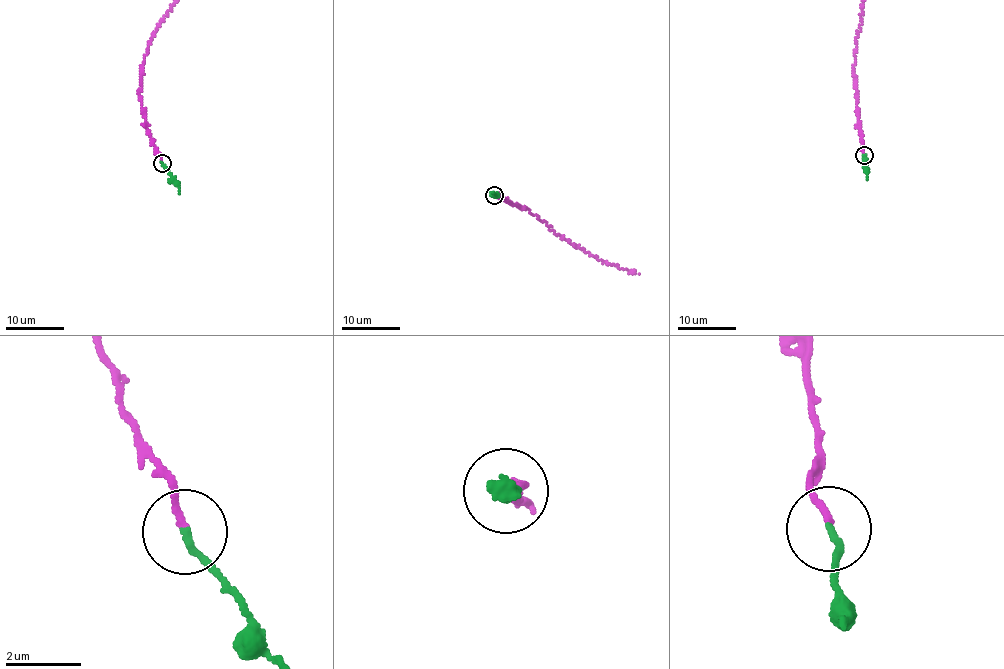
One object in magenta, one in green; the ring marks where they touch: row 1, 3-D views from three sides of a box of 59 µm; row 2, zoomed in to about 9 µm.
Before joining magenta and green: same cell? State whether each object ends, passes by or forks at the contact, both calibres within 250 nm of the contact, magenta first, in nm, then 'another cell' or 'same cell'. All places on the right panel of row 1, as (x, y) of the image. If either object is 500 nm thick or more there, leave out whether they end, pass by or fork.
magenta ends | green ends | 170/170 nm | same cell

